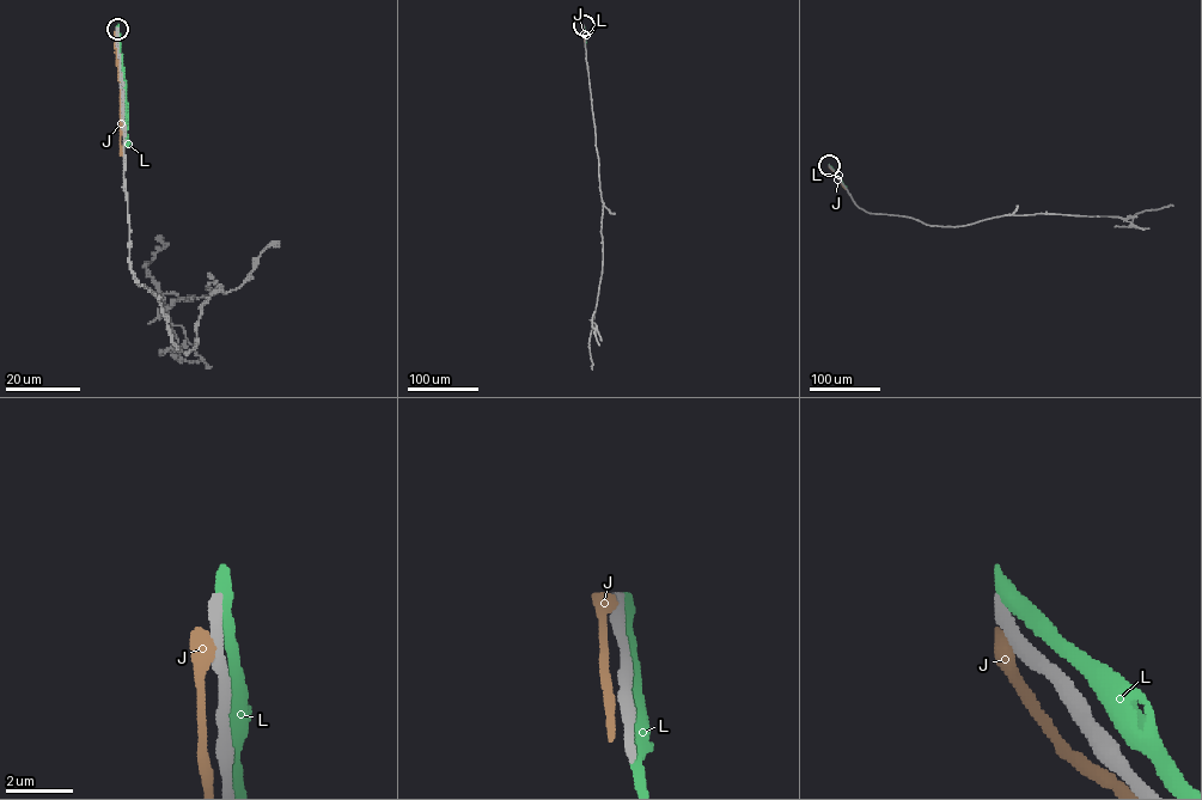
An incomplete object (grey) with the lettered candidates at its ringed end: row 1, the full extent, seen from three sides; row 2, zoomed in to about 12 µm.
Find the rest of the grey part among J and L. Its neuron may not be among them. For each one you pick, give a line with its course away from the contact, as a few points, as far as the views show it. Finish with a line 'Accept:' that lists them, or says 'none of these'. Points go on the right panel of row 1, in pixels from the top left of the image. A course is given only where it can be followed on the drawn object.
Accept: none of these

